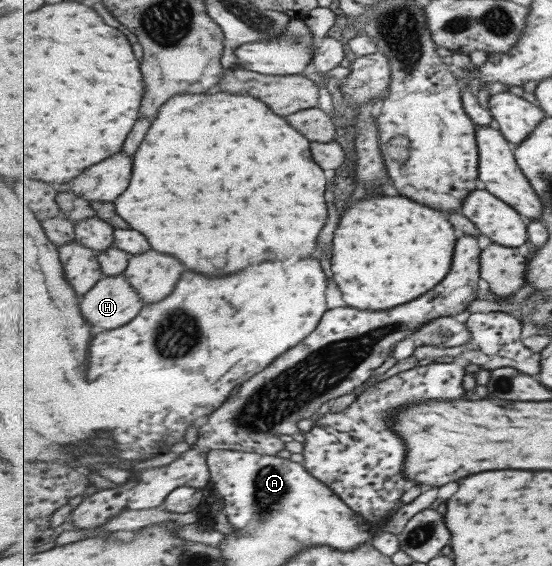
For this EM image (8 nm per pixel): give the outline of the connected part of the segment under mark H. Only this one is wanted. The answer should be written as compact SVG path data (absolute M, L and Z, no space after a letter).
M124 275L105 277L81 298L81 310L96 332L129 324L145 306L143 296Z

